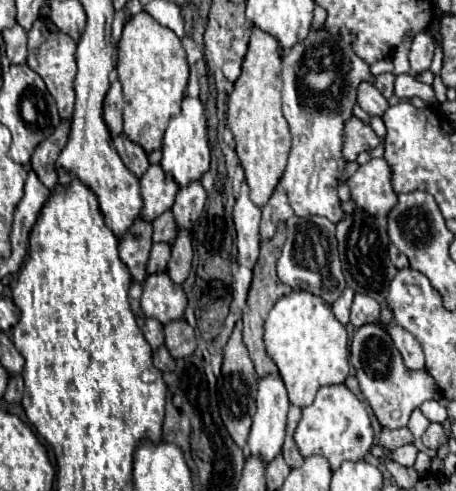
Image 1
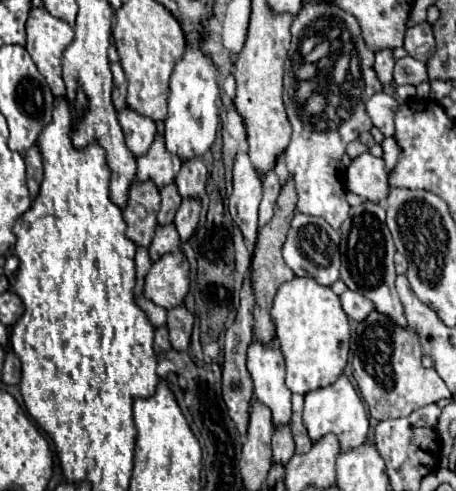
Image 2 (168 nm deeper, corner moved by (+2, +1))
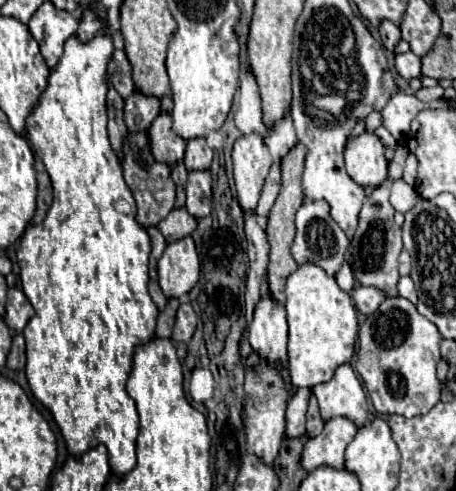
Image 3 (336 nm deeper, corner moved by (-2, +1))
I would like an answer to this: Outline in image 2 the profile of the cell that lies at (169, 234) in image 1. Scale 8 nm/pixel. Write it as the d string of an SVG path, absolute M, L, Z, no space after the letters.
M166 185L160 191L162 197L162 205L158 211L158 225L168 225L174 221L174 215L182 203L182 197L176 193L176 185Z

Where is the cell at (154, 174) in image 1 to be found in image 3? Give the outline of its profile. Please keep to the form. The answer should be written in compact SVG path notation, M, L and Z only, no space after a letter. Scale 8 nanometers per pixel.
M160 113L150 125L152 137L152 153L160 157L160 161L168 161L174 165L178 159L184 157L186 141L172 131L172 117L168 113Z

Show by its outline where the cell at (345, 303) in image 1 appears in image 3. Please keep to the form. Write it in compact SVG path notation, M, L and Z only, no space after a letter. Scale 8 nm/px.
M344 261L342 269L336 273L336 281L348 293L354 289L354 277L352 277L352 269L350 269L350 263L348 261Z

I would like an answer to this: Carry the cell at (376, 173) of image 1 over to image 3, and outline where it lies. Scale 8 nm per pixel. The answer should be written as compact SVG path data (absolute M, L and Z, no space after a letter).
M364 131L358 137L350 137L344 147L348 175L364 187L384 185L388 181L388 163L384 149L386 147L374 131Z

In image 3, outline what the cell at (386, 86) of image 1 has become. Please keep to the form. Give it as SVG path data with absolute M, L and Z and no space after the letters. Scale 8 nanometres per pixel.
M382 21L380 23L380 39L382 39L386 49L394 51L396 43L400 41L400 29L392 21Z

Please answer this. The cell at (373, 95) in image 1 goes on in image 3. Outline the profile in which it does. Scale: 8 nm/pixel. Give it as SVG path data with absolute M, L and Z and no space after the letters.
M396 93L388 101L388 105L382 109L384 127L400 141L410 131L412 119L424 109L424 103L418 101L414 95Z

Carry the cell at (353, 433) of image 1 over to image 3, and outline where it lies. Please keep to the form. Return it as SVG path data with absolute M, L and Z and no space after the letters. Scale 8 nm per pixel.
M350 363L338 365L334 369L332 379L326 383L318 383L312 391L320 403L320 413L324 421L332 417L348 417L356 421L358 427L366 423L368 417L366 395Z

